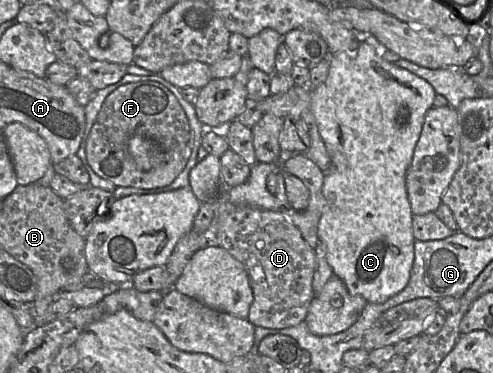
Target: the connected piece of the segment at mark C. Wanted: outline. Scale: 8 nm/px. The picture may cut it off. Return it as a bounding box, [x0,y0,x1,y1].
[310,36,436,303]

